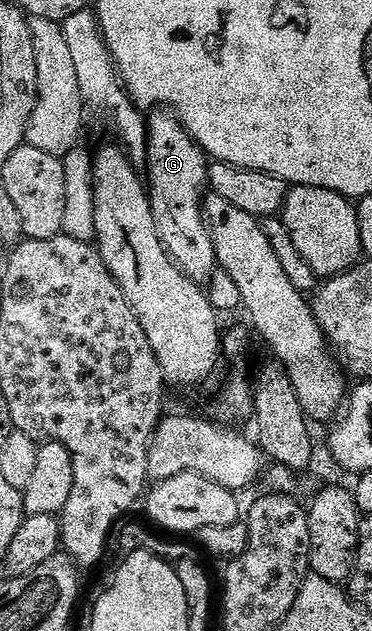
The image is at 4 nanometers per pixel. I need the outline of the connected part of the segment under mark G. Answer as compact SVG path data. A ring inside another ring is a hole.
M154 111L148 117L147 123L147 191L155 218L155 230L167 254L183 275L191 278L196 284L208 285L211 274L219 268L213 234L203 207L209 183L210 157L190 138L176 116L168 111Z

